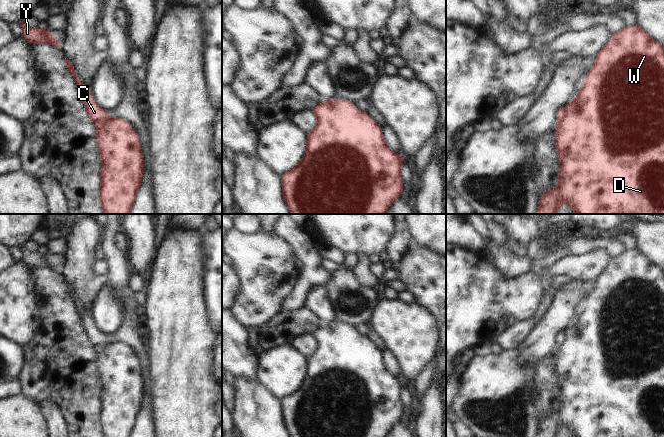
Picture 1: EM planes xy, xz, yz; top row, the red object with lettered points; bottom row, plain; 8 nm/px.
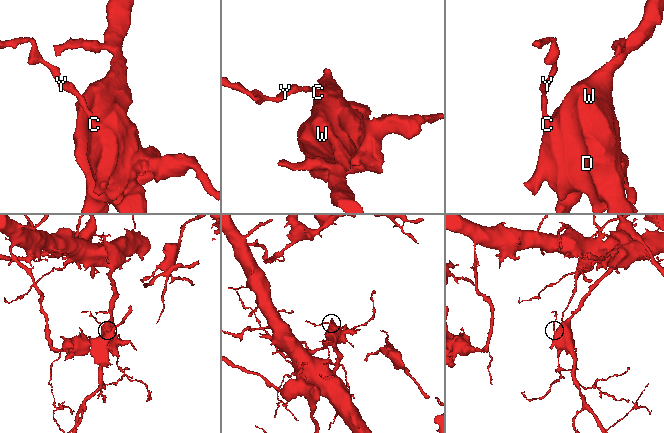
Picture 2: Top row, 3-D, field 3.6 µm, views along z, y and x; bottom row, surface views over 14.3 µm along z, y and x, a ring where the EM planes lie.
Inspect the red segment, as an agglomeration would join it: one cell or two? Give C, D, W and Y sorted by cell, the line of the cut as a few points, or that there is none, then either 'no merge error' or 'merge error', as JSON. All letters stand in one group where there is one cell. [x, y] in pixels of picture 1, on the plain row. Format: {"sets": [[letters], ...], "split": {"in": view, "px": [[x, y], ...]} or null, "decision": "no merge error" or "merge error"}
{"sets": [["C", "Y"], ["D", "W"]], "split": {"in": "yz", "px": [[566, 331], [564, 341], [558, 346]]}, "decision": "merge error"}

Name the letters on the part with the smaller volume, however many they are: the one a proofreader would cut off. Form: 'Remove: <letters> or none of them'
Remove: C, Y

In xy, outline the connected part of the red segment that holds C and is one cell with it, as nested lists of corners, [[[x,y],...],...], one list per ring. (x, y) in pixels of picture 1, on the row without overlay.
[[[65,280],[65,284],[66,284],[67,292],[70,296],[71,300],[76,305],[78,312],[80,313],[80,317],[82,319],[82,326],[86,331],[86,336],[89,339],[90,343],[93,346],[106,346],[106,345],[111,344],[112,342],[108,340],[108,338],[110,336],[106,336],[106,335],[100,333],[94,325],[94,321],[92,319],[90,312],[83,309],[77,303],[77,299],[75,297],[73,287],[66,280]]]

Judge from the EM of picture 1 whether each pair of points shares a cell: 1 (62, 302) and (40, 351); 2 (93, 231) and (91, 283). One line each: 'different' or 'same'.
1: same
2: same

